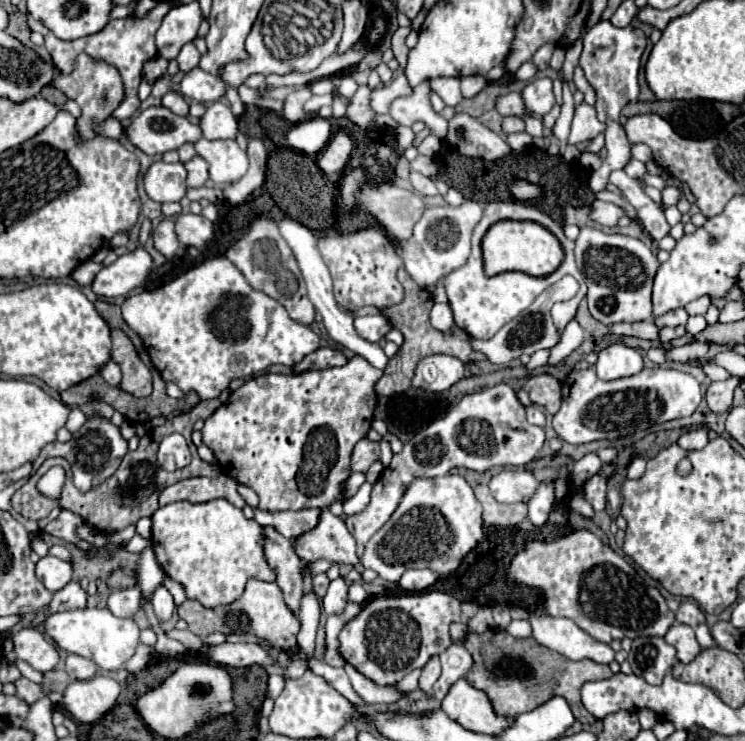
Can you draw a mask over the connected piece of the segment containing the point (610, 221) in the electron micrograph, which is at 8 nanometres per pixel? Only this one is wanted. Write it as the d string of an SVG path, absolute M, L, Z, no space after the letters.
M595 200L591 204L591 218L601 224L601 226L607 226L607 228L615 228L619 224L619 218L625 216L625 210L617 204L611 204L611 202L601 202L601 200Z

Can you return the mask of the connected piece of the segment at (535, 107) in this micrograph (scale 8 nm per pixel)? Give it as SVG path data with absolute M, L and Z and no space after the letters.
M537 78L537 80L529 82L521 92L521 98L525 102L527 112L531 112L535 116L547 114L555 104L551 88L553 88L551 78Z

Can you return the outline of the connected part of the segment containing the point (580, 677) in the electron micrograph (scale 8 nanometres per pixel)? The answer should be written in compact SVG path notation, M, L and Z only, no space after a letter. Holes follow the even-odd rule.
M499 628L487 630L487 634L481 634L481 636L467 634L463 644L475 660L471 672L467 674L467 680L475 688L487 692L495 712L501 714L501 716L519 716L523 712L529 712L529 710L541 706L543 702L547 702L553 696L563 696L567 700L567 704L571 706L573 716L579 722L593 724L595 718L581 704L579 688L585 682L603 680L603 678L613 676L609 666L601 666L601 664L595 664L591 660L577 660L577 662L567 660L565 656L561 656L561 654L557 654L557 652L545 648L545 646L539 646L533 638L517 640L517 638L509 636L505 630L499 630ZM507 662L519 662L523 666L523 672L507 674L507 668L505 668Z

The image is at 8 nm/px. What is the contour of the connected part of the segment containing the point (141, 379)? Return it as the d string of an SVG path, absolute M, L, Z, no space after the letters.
M111 330L111 338L113 338L111 360L115 360L123 372L123 380L119 388L137 398L149 396L151 394L151 372L141 362L133 342L123 330Z

